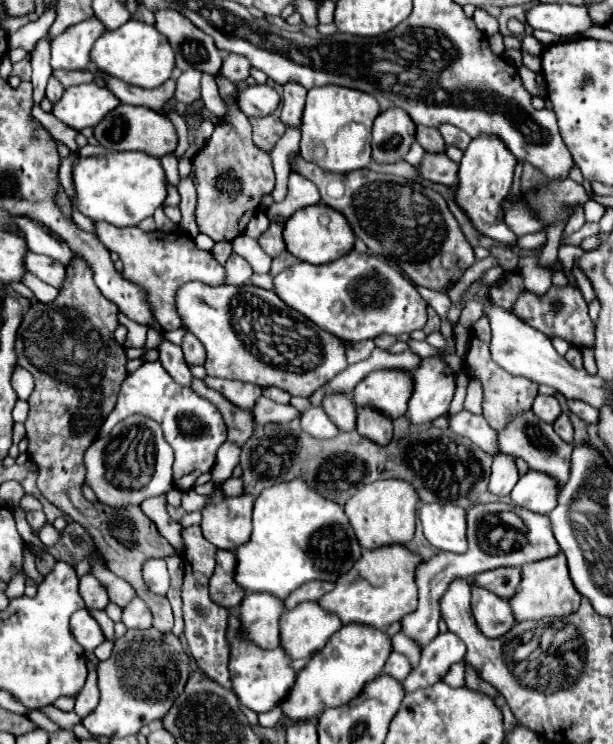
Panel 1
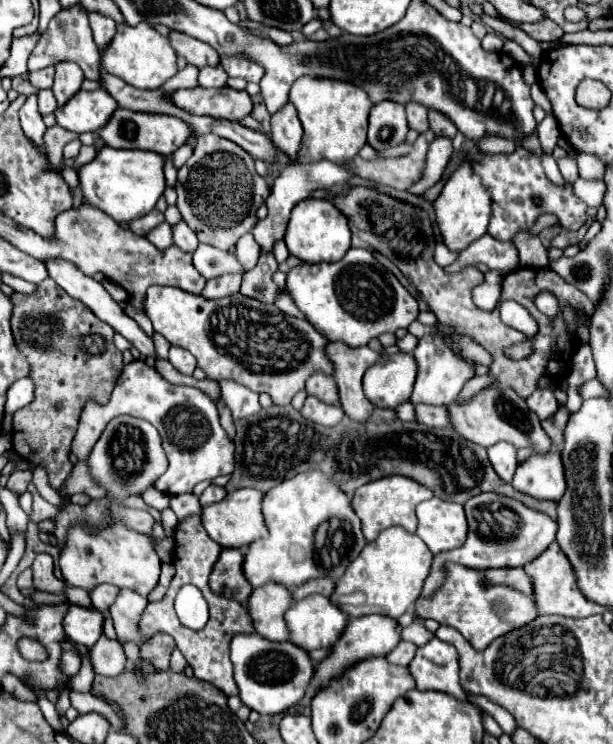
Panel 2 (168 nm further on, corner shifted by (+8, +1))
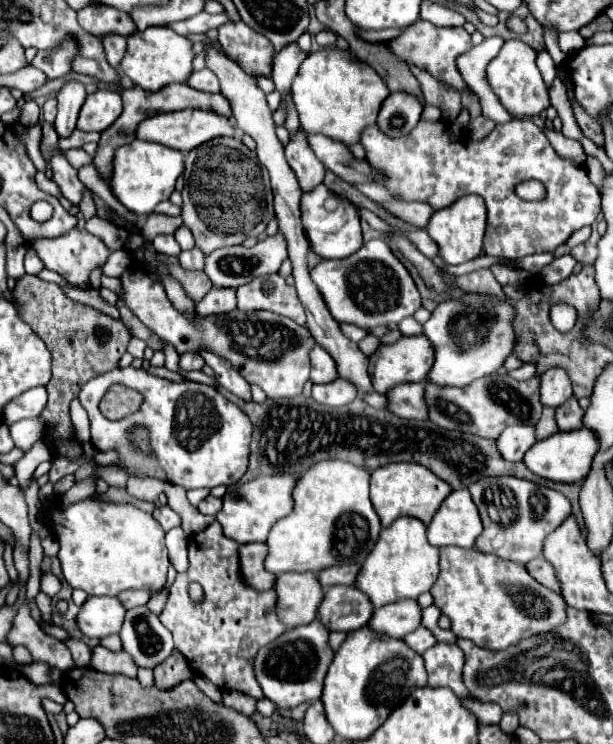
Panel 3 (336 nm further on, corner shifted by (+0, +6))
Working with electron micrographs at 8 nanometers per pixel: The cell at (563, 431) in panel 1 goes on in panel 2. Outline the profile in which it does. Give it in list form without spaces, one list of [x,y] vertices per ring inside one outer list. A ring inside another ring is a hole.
[[[560,407],[550,419],[542,421],[542,427],[548,433],[548,437],[552,439],[552,447],[556,451],[560,451],[560,447],[562,447],[562,435],[564,435],[564,427],[568,423],[568,417],[570,417],[570,411],[566,407]]]

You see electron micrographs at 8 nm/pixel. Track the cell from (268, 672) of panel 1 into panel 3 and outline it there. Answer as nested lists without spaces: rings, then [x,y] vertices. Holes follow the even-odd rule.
[[[314,620],[308,626],[290,628],[278,640],[260,648],[254,662],[256,678],[264,690],[264,696],[270,698],[278,708],[294,708],[302,702],[320,698],[332,658],[334,652],[328,646],[328,630],[320,620]]]

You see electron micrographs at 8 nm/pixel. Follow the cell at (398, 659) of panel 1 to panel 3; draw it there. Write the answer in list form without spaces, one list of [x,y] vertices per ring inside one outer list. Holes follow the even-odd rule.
[[[420,626],[420,628],[418,628],[418,630],[414,630],[412,634],[408,634],[404,640],[406,640],[406,642],[408,642],[408,646],[412,646],[418,654],[424,654],[430,646],[434,646],[434,644],[436,644],[434,634],[432,634],[428,628],[424,628],[424,626]]]

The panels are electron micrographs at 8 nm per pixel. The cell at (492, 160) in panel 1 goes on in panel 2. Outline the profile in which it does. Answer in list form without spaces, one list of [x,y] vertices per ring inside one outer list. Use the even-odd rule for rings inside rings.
[[[466,155],[456,171],[448,177],[444,183],[438,199],[434,201],[436,209],[436,225],[442,233],[444,243],[452,251],[462,251],[466,249],[472,241],[480,239],[482,235],[488,233],[488,223],[490,223],[490,207],[492,207],[492,195],[488,195],[488,189],[484,183],[480,183],[480,177],[472,173],[472,163],[474,159]]]

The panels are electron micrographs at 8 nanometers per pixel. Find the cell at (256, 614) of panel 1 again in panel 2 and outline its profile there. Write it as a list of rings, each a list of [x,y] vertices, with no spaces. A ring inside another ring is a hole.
[[[266,583],[264,587],[252,589],[248,611],[254,623],[254,631],[270,641],[286,641],[288,629],[284,623],[284,613],[290,605],[290,591],[278,583]]]

